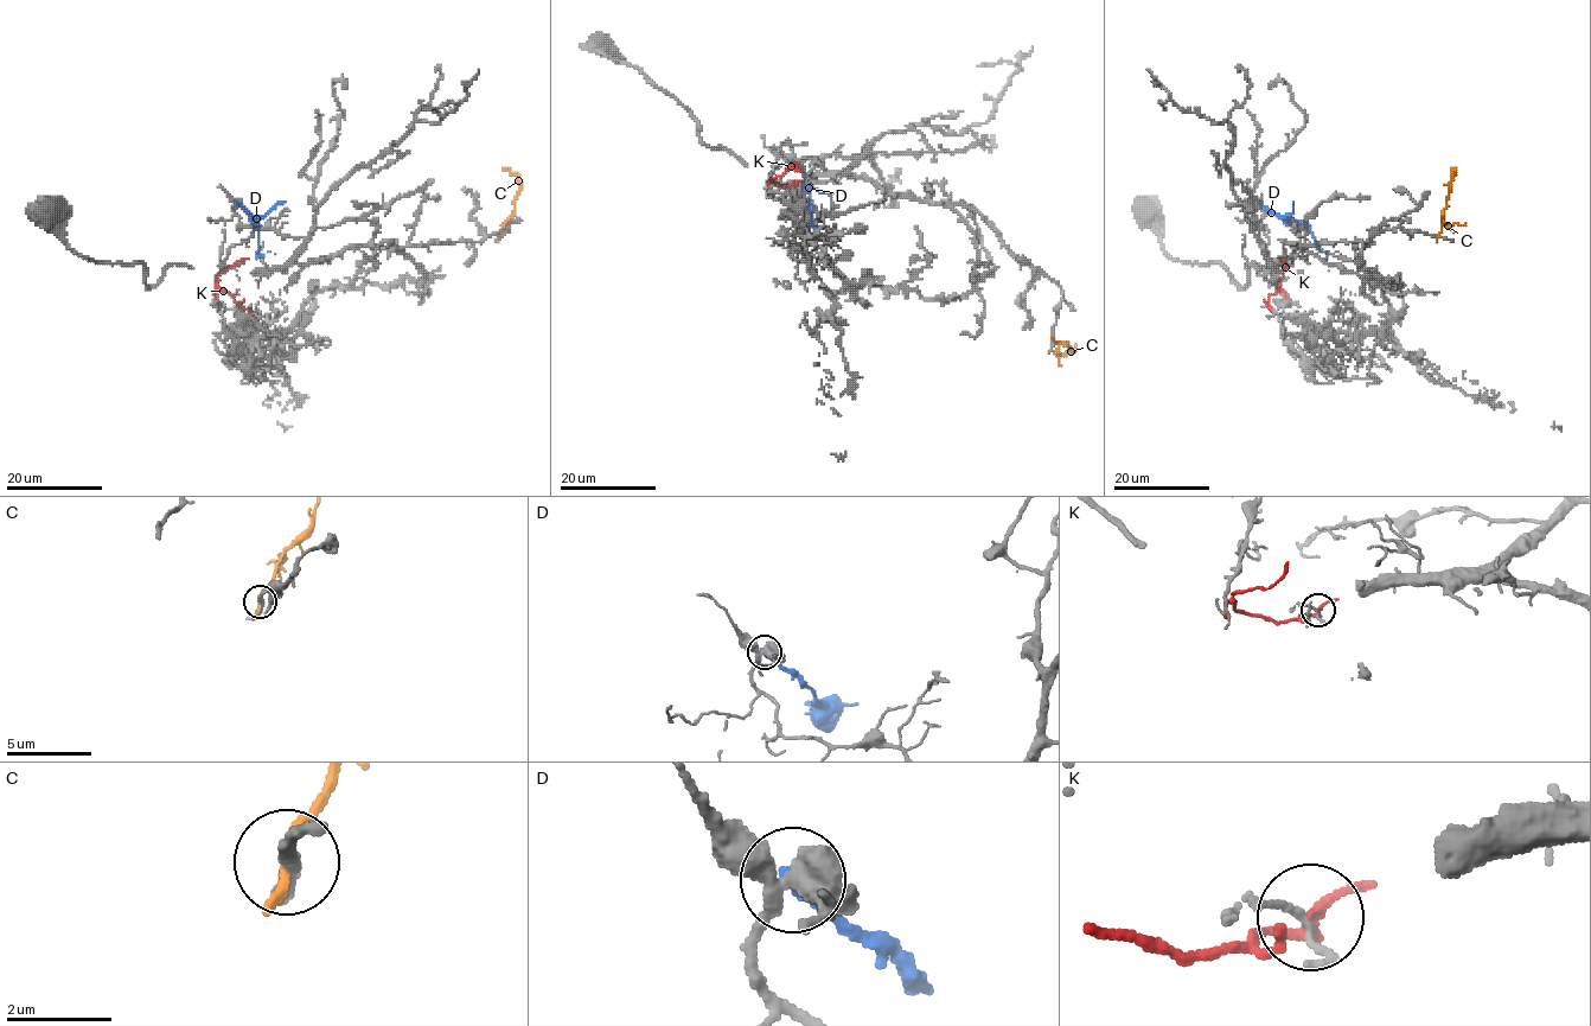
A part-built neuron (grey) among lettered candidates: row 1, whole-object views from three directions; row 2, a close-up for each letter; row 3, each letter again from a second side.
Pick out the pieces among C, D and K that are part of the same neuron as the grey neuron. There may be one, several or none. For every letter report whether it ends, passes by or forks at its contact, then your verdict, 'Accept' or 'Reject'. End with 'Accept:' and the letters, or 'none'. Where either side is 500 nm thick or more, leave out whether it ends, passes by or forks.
C: It ends there. Reject
D: It ends there. Reject
K: It passes by. Reject
Accept: none

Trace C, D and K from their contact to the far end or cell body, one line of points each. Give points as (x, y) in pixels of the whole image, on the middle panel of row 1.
C: (1052, 338), (1074, 350), (1064, 355), (1056, 351)
D: (790, 160), (800, 170), (810, 193), (810, 225)
K: (796, 183), (777, 185), (772, 178), (781, 177), (788, 169), (803, 171)

